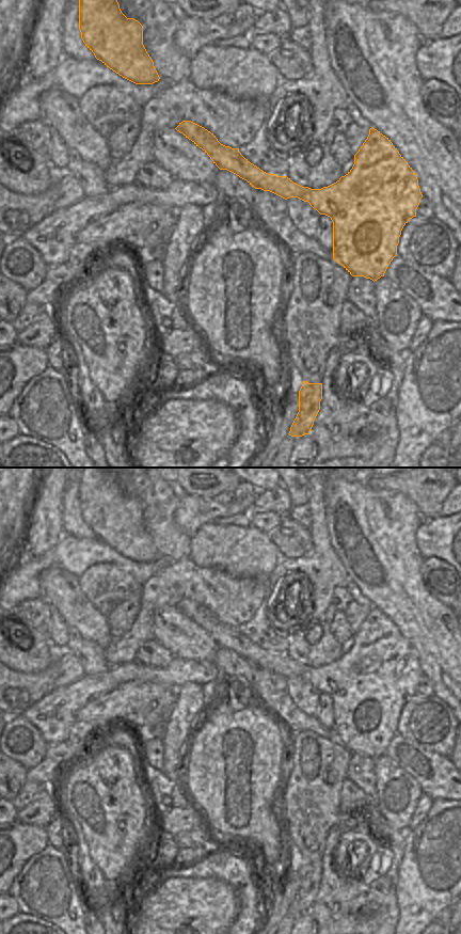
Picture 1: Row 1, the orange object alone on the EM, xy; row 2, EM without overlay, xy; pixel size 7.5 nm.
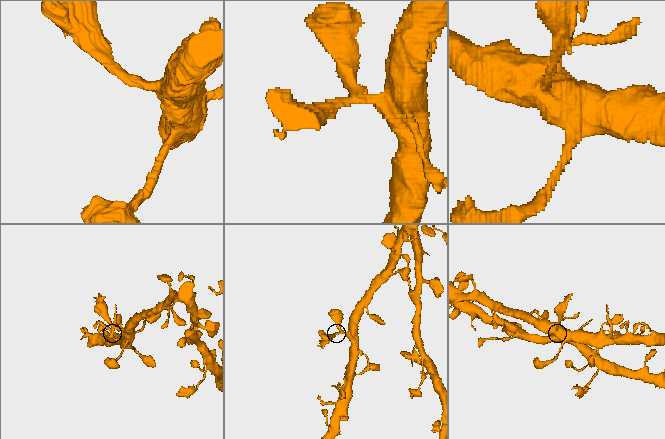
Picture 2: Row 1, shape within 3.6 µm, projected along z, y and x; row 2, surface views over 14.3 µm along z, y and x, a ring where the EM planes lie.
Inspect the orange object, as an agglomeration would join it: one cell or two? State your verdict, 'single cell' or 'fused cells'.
fused cells

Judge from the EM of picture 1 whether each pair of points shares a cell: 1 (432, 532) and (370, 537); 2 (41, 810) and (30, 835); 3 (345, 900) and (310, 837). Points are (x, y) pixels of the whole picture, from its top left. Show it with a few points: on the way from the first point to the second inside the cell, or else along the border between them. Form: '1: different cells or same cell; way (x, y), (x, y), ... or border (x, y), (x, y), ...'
1: different cells; border (425, 518), (416, 532), (416, 545), (423, 557)
2: different cells; border (15, 821), (44, 827)
3: different cells; border (328, 834), (321, 860)

